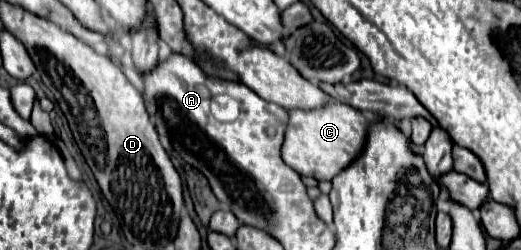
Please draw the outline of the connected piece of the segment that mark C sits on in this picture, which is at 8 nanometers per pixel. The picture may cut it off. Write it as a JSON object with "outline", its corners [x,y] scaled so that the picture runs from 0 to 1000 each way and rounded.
{"outline":[[[637,408],[614,440],[557,440],[557,488],[541,584],[545,648],[564,672],[576,704],[599,704],[607,720],[637,720],[641,696],[656,688],[664,656],[679,648],[683,616],[702,576],[702,520],[710,488],[691,440],[676,424]]]}

